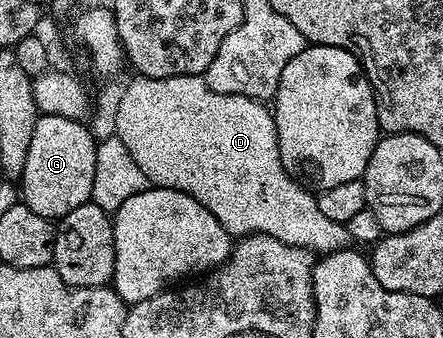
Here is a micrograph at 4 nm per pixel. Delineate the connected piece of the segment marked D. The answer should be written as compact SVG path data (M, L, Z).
M198 74L169 76L166 79L135 76L132 79L132 82L119 94L119 107L115 117L115 134L121 140L121 144L125 144L125 148L129 148L129 156L133 156L133 160L137 160L137 168L141 168L141 172L145 172L147 181L151 186L164 186L170 190L180 190L189 196L193 196L193 200L197 200L197 204L209 208L209 212L213 212L213 216L217 216L220 224L235 236L248 233L268 234L291 246L305 246L317 252L342 250L348 245L346 225L329 220L329 216L325 216L325 212L321 212L316 195L314 193L311 195L309 191L302 190L295 183L298 181L283 167L283 162L279 159L279 141L277 140L275 115L268 107L267 110L263 107L266 105L260 99L213 92L213 88L209 88L206 77Z

